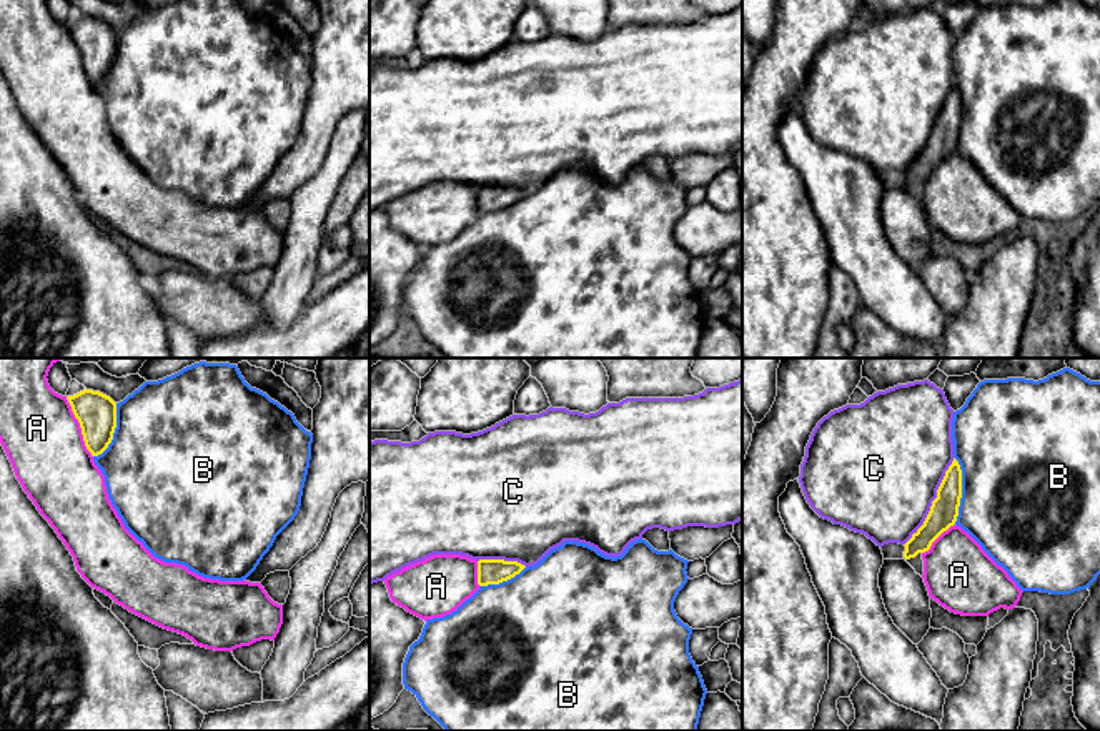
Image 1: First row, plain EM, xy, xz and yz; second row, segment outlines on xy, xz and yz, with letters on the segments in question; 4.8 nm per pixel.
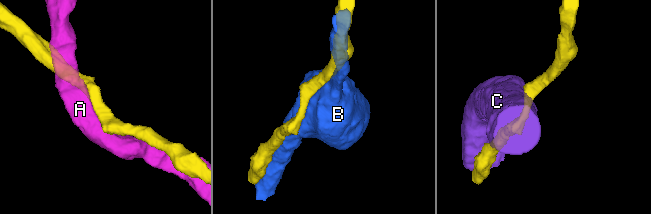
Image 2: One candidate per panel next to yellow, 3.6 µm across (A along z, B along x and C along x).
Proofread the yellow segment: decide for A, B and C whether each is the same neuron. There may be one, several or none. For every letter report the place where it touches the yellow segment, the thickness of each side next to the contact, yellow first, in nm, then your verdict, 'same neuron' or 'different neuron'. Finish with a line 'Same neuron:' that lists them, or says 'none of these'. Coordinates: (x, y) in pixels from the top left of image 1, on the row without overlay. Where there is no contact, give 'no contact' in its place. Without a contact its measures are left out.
A: xy (80, 54) | 190/380 nm | different neuron
B: yz (961, 117) | 140/500 nm | same neuron
C: yz (932, 129) | 140/500 nm | different neuron
Same neuron: B

